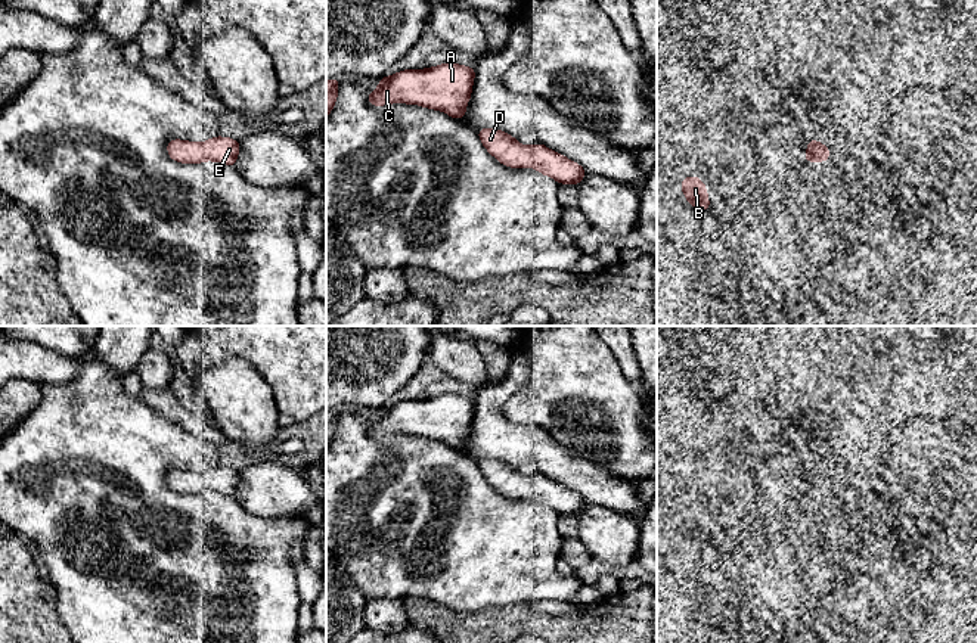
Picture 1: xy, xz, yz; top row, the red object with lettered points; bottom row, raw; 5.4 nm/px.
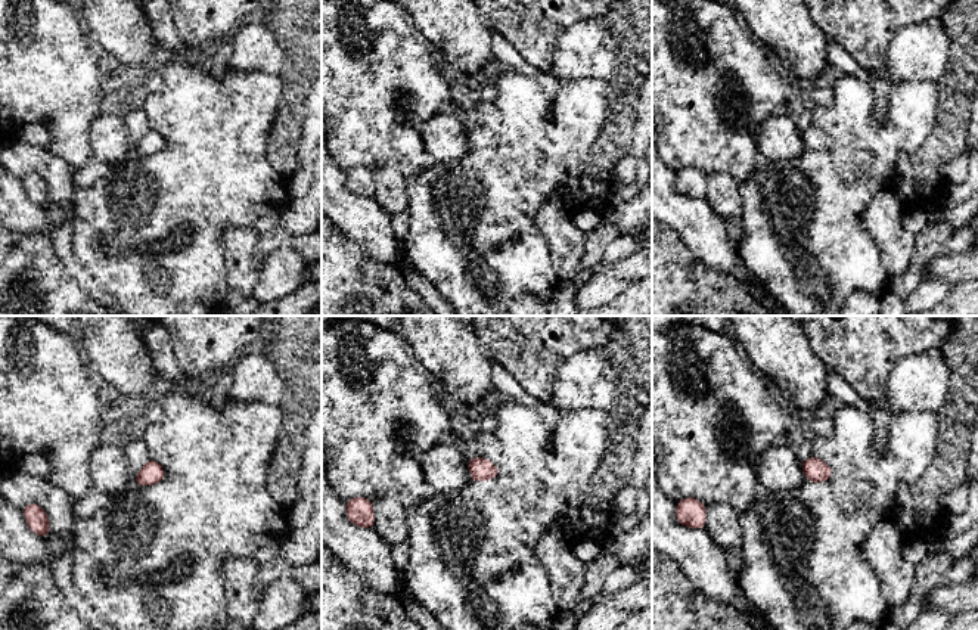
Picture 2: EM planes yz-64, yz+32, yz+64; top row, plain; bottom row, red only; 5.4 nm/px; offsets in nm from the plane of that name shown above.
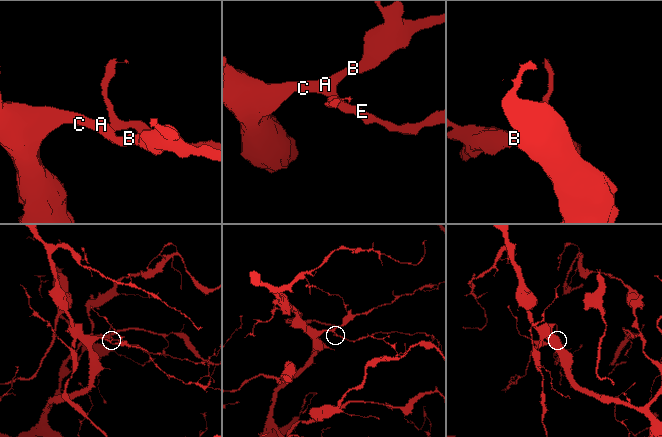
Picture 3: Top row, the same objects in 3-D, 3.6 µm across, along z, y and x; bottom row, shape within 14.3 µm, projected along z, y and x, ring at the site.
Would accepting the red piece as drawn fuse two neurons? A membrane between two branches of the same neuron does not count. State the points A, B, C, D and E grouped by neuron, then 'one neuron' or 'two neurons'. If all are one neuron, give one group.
A B C D E | one neuron

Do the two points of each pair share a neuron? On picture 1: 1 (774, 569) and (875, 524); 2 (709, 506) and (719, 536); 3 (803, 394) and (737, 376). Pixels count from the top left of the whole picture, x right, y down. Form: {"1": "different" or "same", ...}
{"1": "same", "2": "same", "3": "different"}

